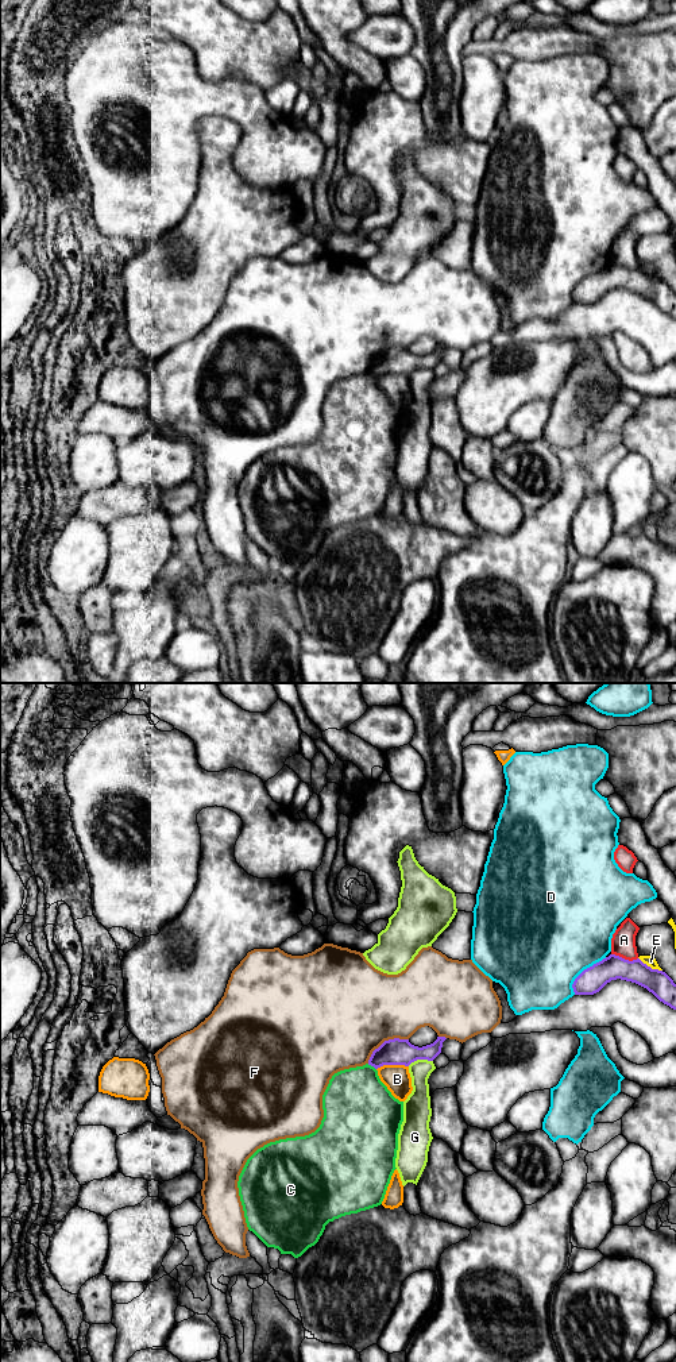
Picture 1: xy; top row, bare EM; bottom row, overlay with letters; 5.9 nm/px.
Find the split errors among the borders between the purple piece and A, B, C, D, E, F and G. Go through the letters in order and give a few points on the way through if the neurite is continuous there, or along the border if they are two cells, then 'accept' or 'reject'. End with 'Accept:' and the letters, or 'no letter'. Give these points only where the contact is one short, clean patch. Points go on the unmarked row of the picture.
A: reject
B: reject
C: border along xy (367, 373), (375, 378); reject
D: reject
E: reject
F: reject
G: reject
Accept: no letter

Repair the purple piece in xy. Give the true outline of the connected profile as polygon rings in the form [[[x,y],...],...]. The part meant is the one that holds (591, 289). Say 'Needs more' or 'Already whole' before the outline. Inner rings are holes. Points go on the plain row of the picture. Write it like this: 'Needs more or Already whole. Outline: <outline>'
Already whole. Outline: [[[610,263],[584,278],[573,290],[575,304],[594,304],[611,289],[636,292],[652,301],[660,310],[676,319],[676,293],[663,279],[652,278],[640,267],[629,270]]]

